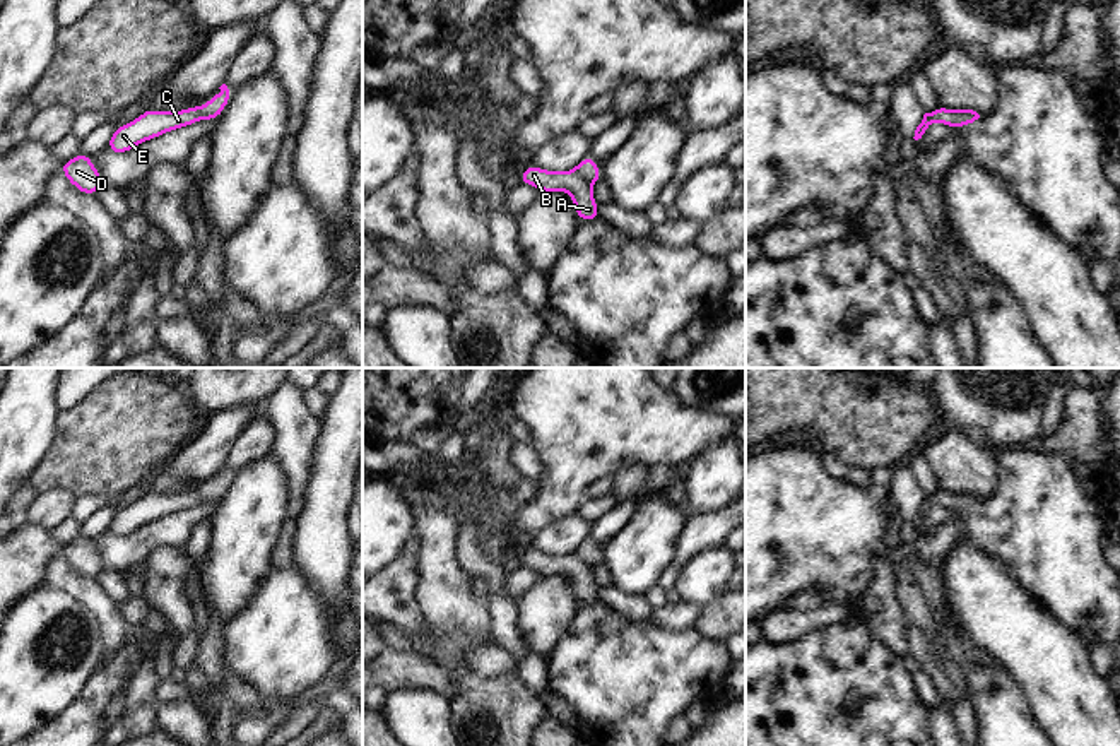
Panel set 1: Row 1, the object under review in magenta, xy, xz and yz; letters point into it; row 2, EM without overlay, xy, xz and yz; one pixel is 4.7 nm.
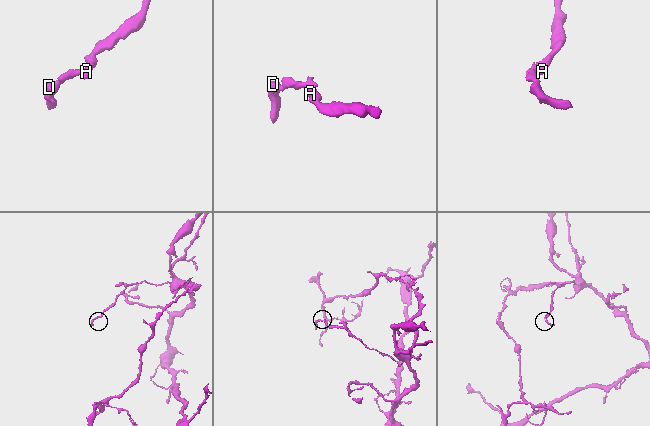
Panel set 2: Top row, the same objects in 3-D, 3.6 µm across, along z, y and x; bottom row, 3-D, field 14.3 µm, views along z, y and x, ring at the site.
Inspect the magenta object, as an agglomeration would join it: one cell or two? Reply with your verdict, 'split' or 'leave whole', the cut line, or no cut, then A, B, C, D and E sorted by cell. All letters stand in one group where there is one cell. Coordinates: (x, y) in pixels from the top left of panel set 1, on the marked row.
leave whole | no cut | A B C D E

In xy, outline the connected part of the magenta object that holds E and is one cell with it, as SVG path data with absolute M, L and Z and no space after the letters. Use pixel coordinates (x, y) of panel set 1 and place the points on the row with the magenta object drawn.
M222 84L219 94L214 94L203 106L178 111L157 111L147 108L140 116L127 125L116 127L108 140L108 151L125 154L142 142L149 142L168 132L185 128L195 121L217 120L227 104L229 89Z

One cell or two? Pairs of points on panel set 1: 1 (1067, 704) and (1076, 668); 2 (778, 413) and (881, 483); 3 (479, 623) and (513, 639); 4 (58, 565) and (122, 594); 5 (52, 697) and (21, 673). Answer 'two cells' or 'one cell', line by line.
1: one cell
2: two cells
3: two cells
4: two cells
5: one cell

